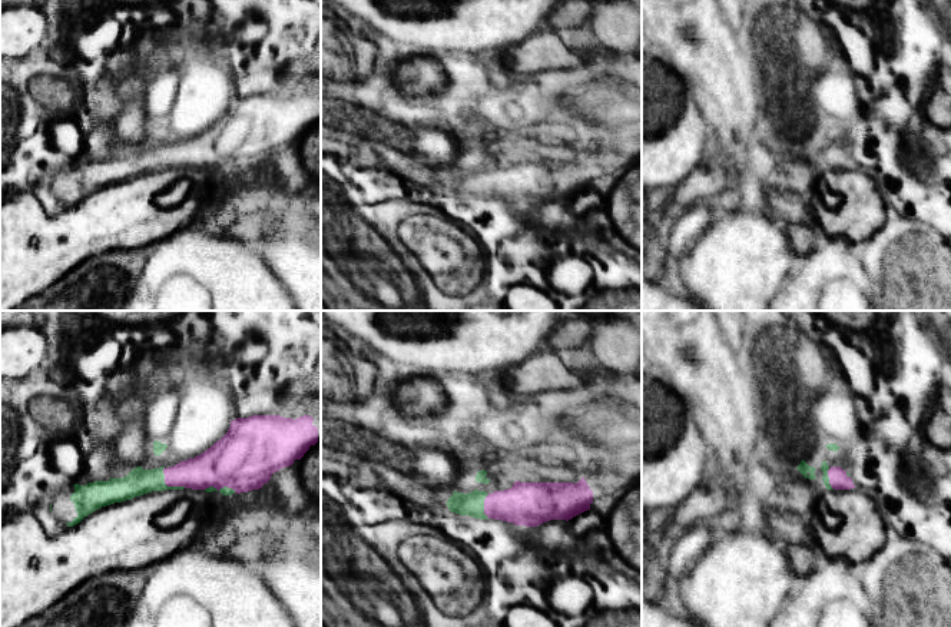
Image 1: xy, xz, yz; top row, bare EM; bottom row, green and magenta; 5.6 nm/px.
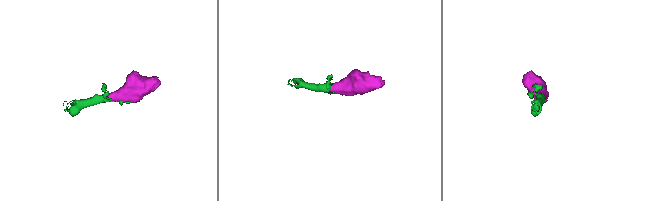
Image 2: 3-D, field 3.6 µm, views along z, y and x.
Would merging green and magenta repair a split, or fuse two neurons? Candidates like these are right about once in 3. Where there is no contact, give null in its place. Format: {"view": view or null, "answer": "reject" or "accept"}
{"view": "xy", "answer": "accept"}

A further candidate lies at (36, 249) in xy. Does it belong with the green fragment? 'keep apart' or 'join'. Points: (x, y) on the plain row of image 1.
keep apart

